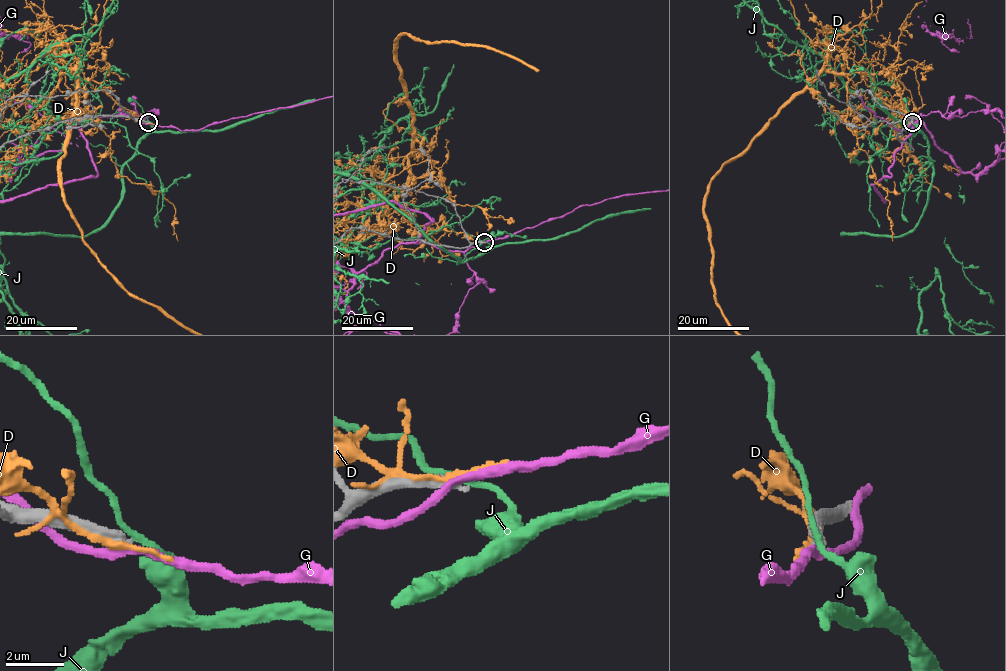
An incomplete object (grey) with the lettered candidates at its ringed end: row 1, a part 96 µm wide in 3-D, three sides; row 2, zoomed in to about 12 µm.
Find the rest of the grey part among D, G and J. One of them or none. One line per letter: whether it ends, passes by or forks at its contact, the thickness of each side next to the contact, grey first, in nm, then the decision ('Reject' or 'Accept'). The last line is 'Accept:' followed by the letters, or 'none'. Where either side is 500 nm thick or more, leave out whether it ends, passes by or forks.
D: It forks there. Thickness 400 nm (grey) against 160 nm. Reject
G: It passes by. Thickness 440 nm (grey) against 280 nm. Reject
J: It passes by. Thickness 440 nm (grey) against 200 nm. Reject
Accept: none

